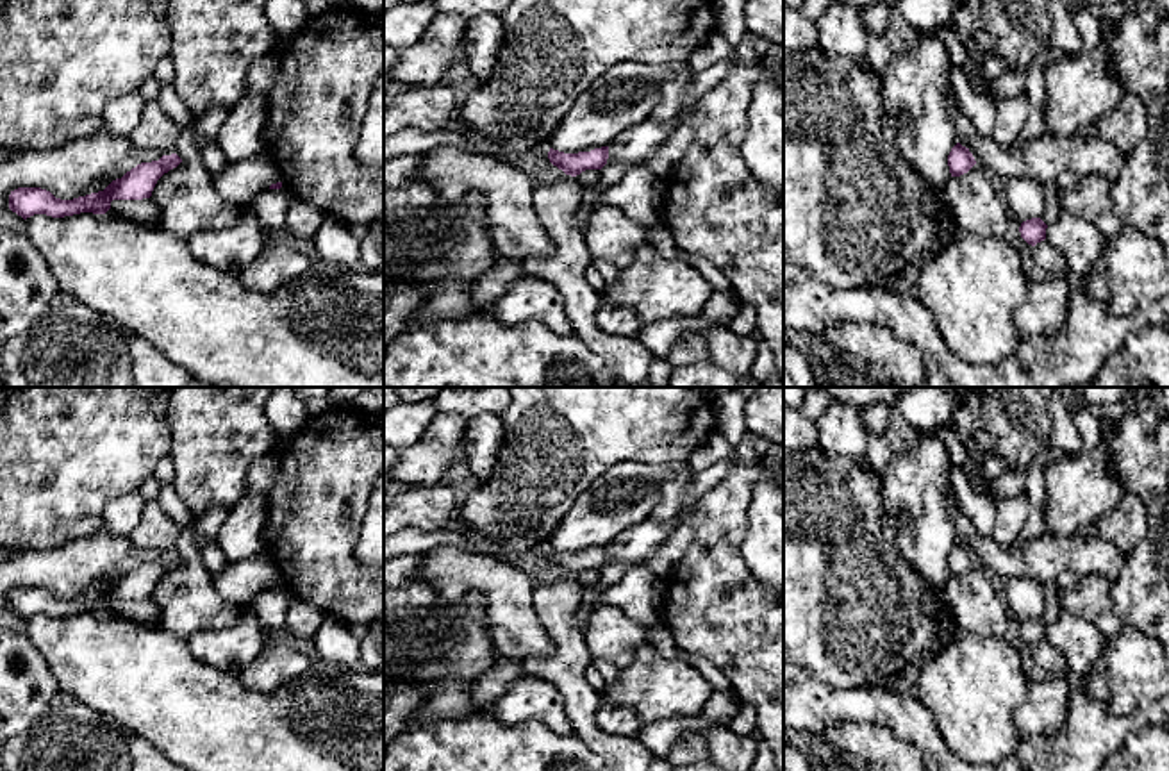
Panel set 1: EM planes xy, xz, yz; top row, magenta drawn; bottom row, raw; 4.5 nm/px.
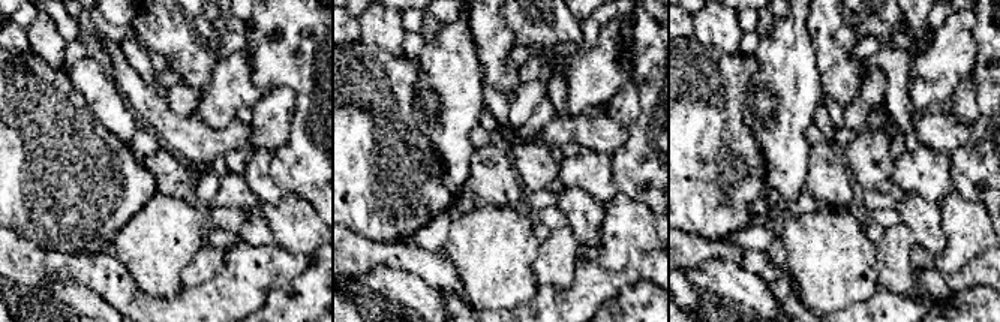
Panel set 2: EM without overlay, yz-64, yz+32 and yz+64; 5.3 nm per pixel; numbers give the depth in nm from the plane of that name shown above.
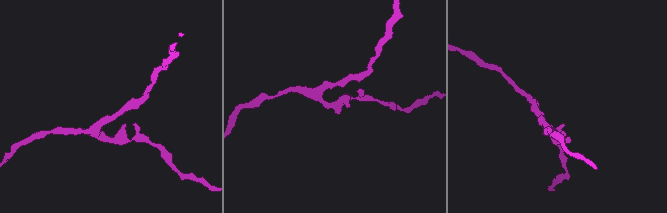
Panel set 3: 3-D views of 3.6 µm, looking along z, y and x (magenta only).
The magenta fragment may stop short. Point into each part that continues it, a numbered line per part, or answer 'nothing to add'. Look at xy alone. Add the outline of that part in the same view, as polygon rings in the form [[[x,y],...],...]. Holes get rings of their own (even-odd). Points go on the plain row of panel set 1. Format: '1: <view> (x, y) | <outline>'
nothing to add

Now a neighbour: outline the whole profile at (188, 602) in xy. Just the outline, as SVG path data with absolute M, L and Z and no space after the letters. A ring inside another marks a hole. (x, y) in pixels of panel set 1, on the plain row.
M216 505L178 530L175 546L182 562L164 573L152 591L159 609L159 626L175 637L187 639L196 632L227 630L246 612L246 605L230 603L216 591L196 548L198 539L212 539L218 534L227 514L228 509Z

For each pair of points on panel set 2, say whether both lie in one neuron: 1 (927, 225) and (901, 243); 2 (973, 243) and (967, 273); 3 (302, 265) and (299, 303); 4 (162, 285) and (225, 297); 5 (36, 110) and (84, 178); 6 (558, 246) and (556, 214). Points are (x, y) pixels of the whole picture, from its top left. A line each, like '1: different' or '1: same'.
1: different
2: different
3: different
4: different
5: same
6: different

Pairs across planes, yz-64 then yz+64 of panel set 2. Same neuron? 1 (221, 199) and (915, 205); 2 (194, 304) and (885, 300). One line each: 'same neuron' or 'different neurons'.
1: same neuron
2: same neuron

